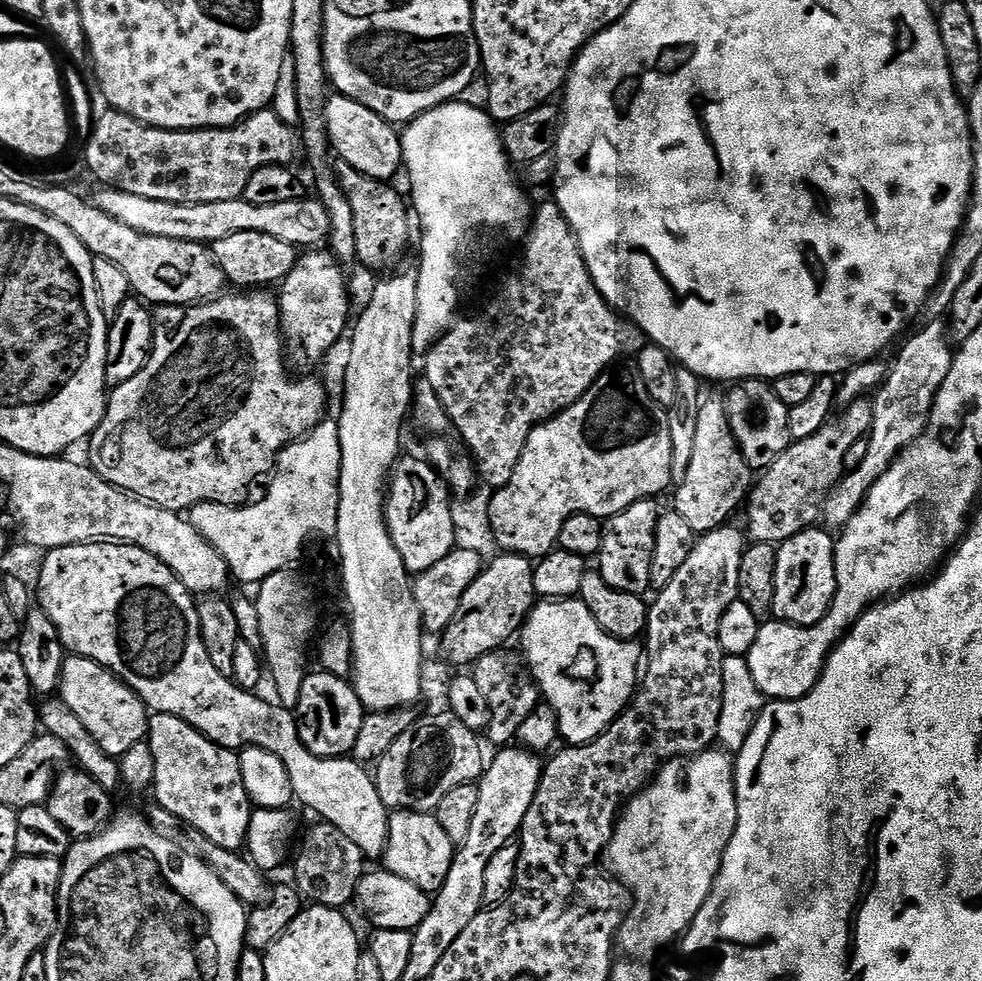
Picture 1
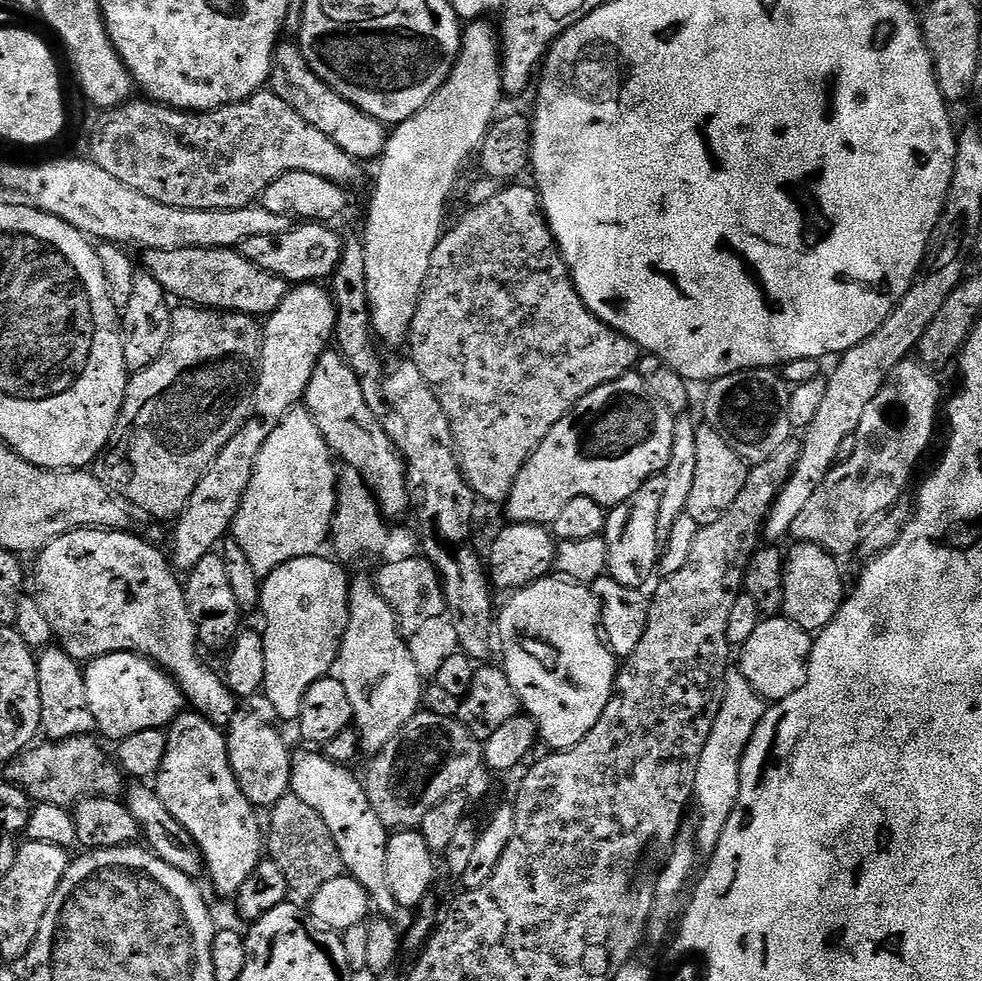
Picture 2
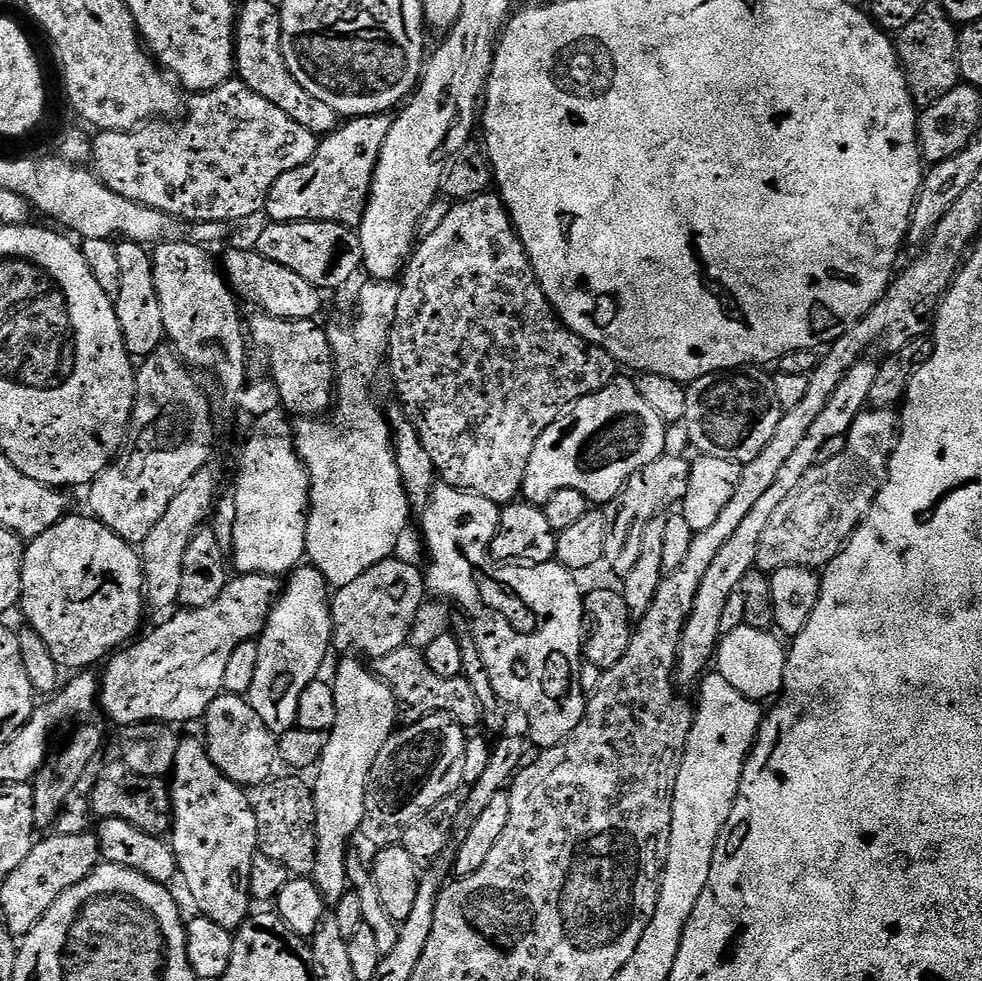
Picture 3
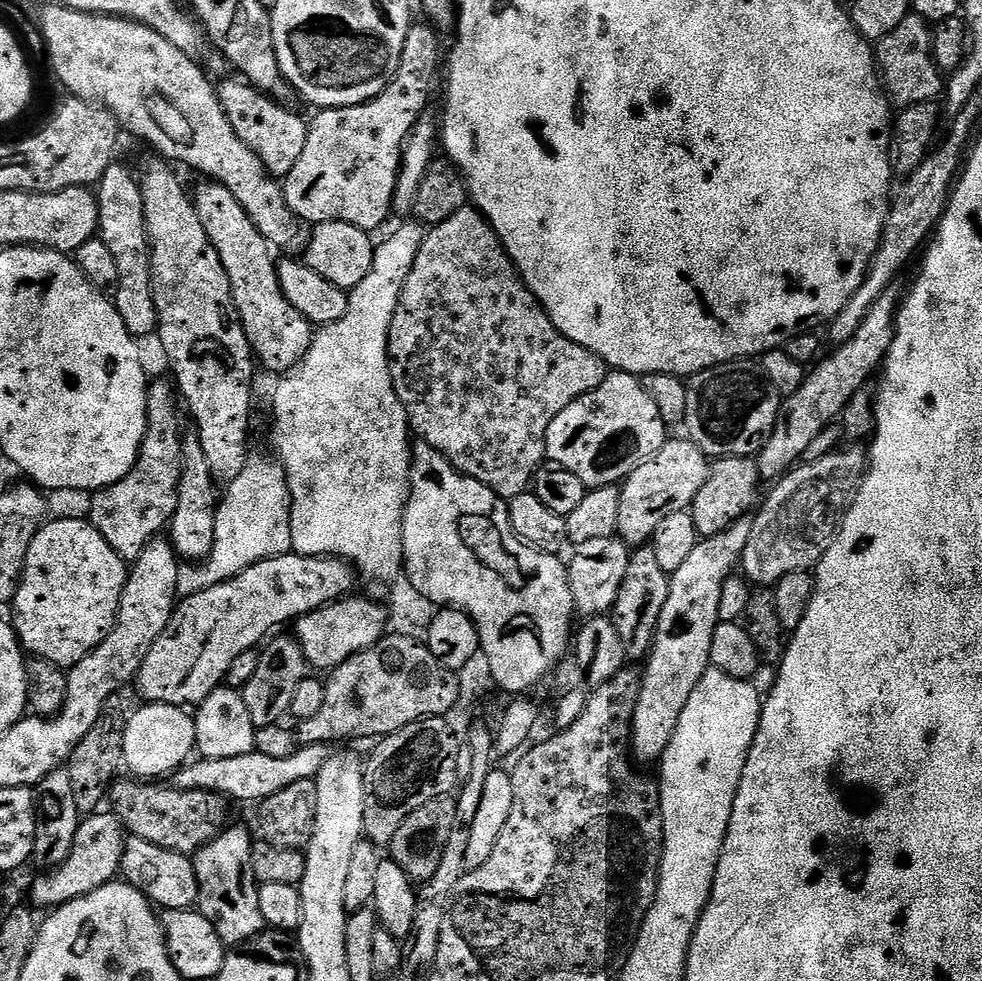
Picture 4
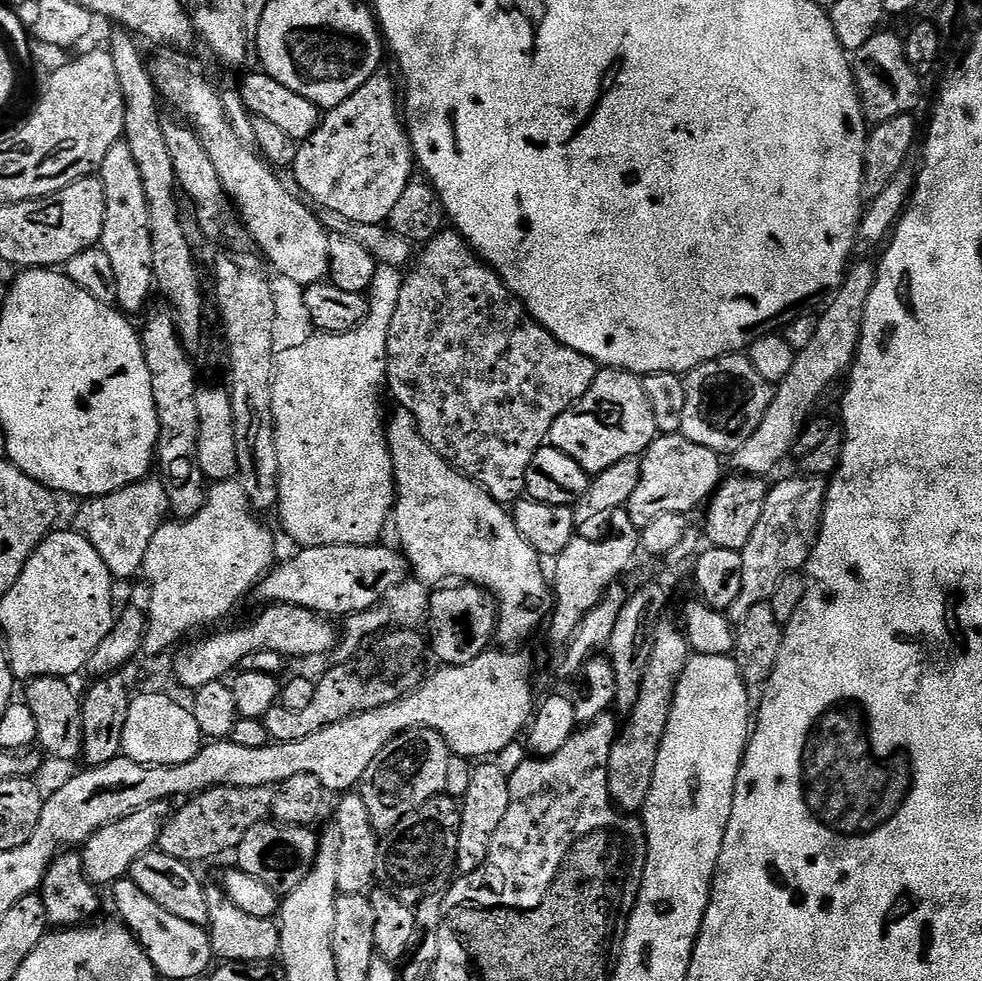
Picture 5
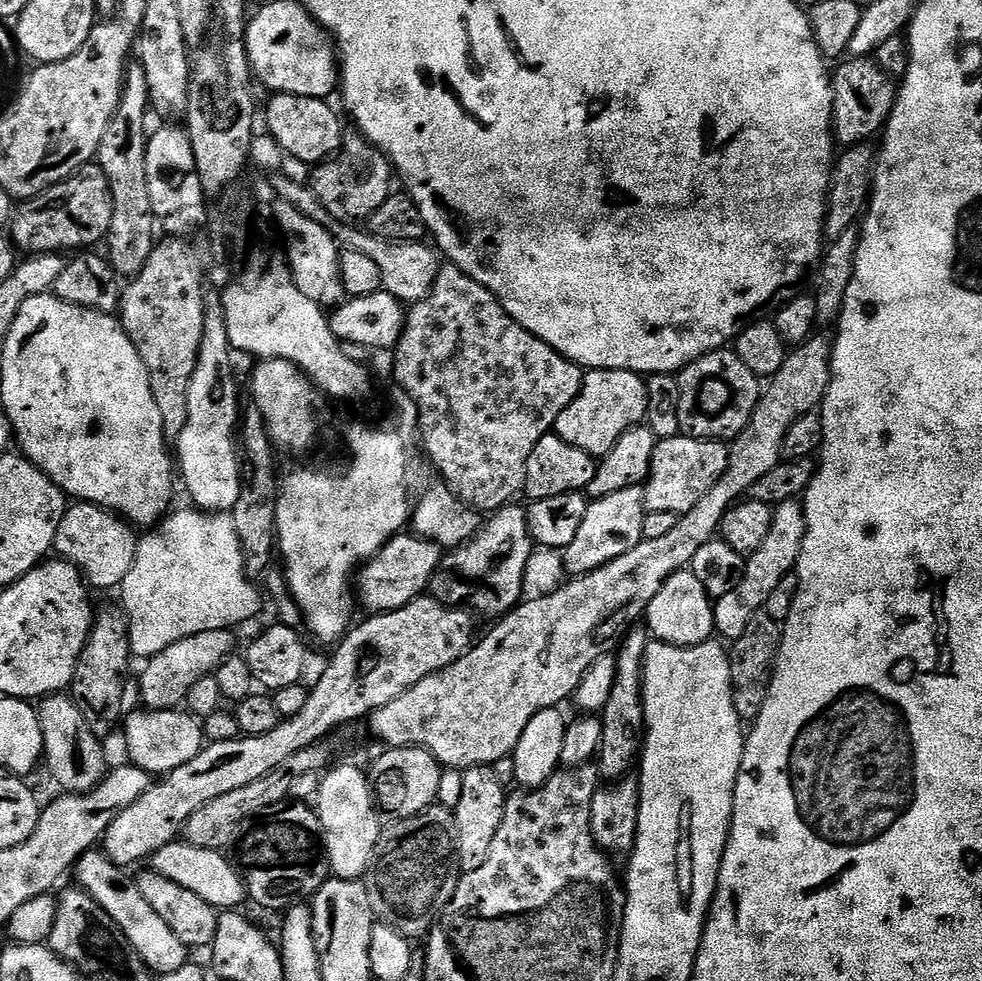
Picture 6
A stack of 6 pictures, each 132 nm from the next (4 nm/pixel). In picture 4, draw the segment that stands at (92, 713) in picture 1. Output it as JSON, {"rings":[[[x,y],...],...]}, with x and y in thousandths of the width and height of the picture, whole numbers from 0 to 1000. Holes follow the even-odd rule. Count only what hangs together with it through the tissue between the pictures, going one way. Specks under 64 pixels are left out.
{"rings":[[[294,565],[263,573],[230,593],[199,603],[197,608],[186,609],[175,623],[173,638],[169,638],[161,654],[153,659],[138,686],[136,701],[148,709],[146,713],[152,718],[203,720],[218,702],[231,694],[234,675],[238,675],[242,667],[251,667],[251,663],[268,657],[282,643],[280,640],[284,636],[289,636],[292,632],[300,634],[320,622],[331,620],[342,612],[349,612],[359,602],[358,594],[362,591],[365,591],[365,587],[359,576],[353,571],[345,571],[343,567]]]}

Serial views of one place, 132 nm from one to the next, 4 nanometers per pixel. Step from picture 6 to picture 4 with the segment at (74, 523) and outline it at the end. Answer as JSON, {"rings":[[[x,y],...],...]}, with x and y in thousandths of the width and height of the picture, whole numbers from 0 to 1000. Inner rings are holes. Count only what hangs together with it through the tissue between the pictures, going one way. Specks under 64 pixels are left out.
{"rings":[[[170,386],[163,387],[151,397],[151,433],[138,474],[120,491],[104,497],[93,507],[94,526],[92,533],[116,557],[116,561],[127,573],[141,569],[144,561],[163,542],[172,537],[179,522],[179,501],[183,494],[185,472],[185,439],[179,416],[175,413],[177,396]]]}

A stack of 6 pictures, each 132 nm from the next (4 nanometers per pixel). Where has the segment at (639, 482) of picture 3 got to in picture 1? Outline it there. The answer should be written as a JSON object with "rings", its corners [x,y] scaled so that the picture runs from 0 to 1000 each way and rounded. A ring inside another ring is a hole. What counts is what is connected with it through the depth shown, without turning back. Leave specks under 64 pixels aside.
{"rings":[[[667,509],[651,510],[646,512],[646,516],[637,516],[637,520],[628,526],[618,527],[609,564],[609,582],[621,598],[647,608],[659,604],[664,599],[662,577],[666,577],[667,544],[674,521],[673,515],[668,514],[671,513]]]}

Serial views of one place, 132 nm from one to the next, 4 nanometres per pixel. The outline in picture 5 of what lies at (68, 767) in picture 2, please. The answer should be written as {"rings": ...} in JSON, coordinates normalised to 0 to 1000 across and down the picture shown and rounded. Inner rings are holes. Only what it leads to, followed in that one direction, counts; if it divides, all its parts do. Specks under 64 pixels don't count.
{"rings":[[[271,801],[216,803],[203,808],[184,819],[187,821],[168,836],[163,845],[162,867],[197,883],[203,882],[203,877],[216,877],[227,869],[235,870],[259,842],[276,833],[280,812],[280,806]]]}

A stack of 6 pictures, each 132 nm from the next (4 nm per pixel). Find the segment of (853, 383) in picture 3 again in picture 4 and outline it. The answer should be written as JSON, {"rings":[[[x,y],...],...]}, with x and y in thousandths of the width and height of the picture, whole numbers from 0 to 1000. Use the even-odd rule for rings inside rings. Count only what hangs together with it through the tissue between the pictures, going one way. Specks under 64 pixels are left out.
{"rings":[[[759,528],[747,532],[735,544],[716,547],[707,557],[692,580],[682,584],[678,618],[674,618],[674,626],[670,630],[668,651],[664,654],[664,663],[658,670],[652,691],[652,706],[646,720],[644,733],[644,773],[649,780],[671,780],[676,772],[678,760],[682,760],[682,752],[686,752],[686,744],[690,744],[690,732],[695,732],[695,724],[699,724],[699,716],[703,716],[703,707],[707,707],[707,699],[715,695],[725,676],[723,671],[723,654],[727,654],[727,642],[734,635],[732,618],[735,615],[736,595],[751,582],[757,572],[760,552],[764,552],[765,529]]]}

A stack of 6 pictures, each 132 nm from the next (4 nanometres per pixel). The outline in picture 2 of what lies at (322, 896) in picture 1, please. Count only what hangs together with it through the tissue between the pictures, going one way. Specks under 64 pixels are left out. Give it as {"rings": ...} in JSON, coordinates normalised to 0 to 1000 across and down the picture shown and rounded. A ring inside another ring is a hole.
{"rings":[[[294,809],[282,818],[274,832],[277,833],[271,836],[271,873],[287,886],[298,918],[317,918],[318,912],[332,903],[332,899],[351,892],[348,871],[344,871],[332,838],[324,834],[324,826],[316,826],[308,813]]]}

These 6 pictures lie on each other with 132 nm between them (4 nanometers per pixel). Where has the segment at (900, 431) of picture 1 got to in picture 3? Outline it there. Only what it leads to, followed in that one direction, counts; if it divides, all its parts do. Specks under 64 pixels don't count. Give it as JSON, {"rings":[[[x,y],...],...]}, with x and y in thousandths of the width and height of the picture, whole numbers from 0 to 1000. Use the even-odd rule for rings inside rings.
{"rings":[[[898,416],[895,418],[881,418],[870,430],[870,434],[864,439],[862,459],[853,463],[853,467],[845,467],[826,477],[813,491],[813,499],[809,499],[792,516],[792,521],[784,528],[780,536],[780,544],[776,546],[770,579],[780,585],[791,583],[800,577],[842,577],[850,567],[858,561],[864,549],[871,544],[872,537],[884,527],[892,509],[901,493],[904,491],[904,477],[908,471],[908,461],[912,458],[912,450],[919,435],[914,424],[909,417]]]}

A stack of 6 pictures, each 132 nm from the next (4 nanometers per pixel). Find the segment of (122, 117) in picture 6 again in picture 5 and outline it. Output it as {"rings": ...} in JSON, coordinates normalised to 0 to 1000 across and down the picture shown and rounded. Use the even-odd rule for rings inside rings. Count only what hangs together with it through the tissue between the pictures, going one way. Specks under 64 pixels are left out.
{"rings":[[[124,145],[112,149],[108,161],[104,161],[100,178],[104,186],[104,194],[108,194],[108,222],[104,230],[101,252],[108,255],[109,261],[112,262],[112,272],[116,274],[118,310],[121,317],[127,320],[143,317],[146,319],[152,313],[150,310],[155,302],[155,294],[157,298],[159,283],[155,274],[157,251],[153,239],[149,194],[145,194],[145,181],[141,178],[141,168],[136,166],[136,157],[132,157],[132,149]]]}

